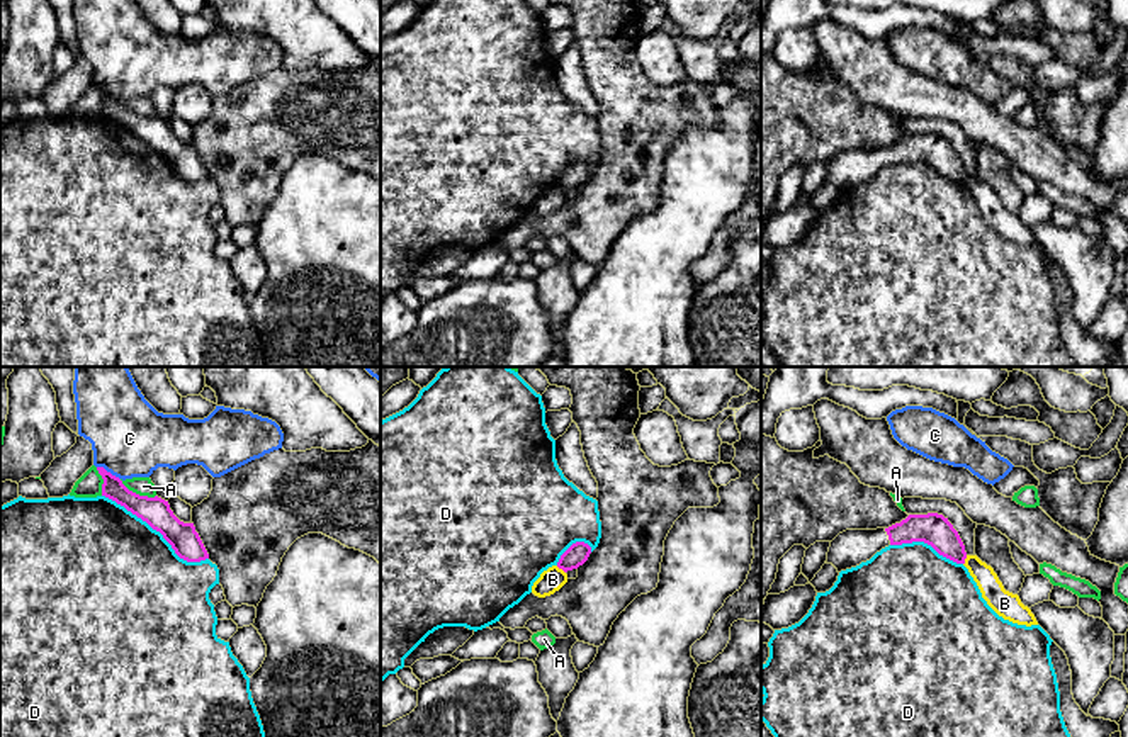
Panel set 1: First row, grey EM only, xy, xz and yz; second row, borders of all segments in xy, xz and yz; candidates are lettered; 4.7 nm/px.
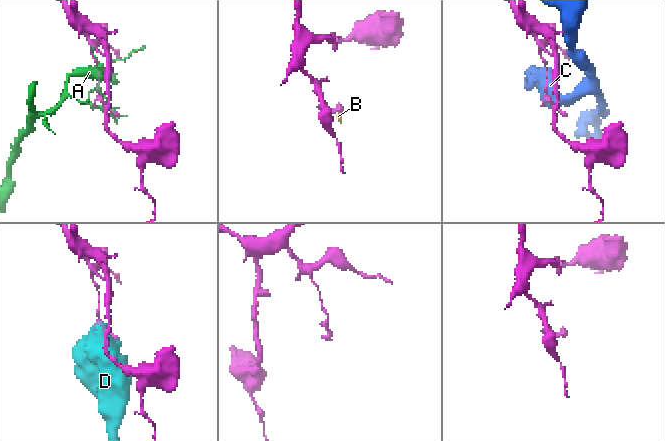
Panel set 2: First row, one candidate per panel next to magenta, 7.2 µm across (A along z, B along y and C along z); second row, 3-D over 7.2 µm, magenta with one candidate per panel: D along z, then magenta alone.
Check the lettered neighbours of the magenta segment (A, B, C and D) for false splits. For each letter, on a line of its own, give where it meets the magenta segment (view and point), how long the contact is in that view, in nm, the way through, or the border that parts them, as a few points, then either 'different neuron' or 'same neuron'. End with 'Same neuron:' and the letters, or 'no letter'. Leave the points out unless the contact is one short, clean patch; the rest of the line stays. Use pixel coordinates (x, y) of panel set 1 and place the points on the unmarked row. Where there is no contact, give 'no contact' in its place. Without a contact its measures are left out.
A: contact xy (138, 114); length 190 nm; different neuron
B: contact xz (561, 187); length 60 nm; border xz (556, 185), (564, 192); different neuron
C: contact xy (109, 92); length 130 nm; different neuron
D: contact xy (157, 150); length 600 nm; different neuron
Same neuron: no letter

